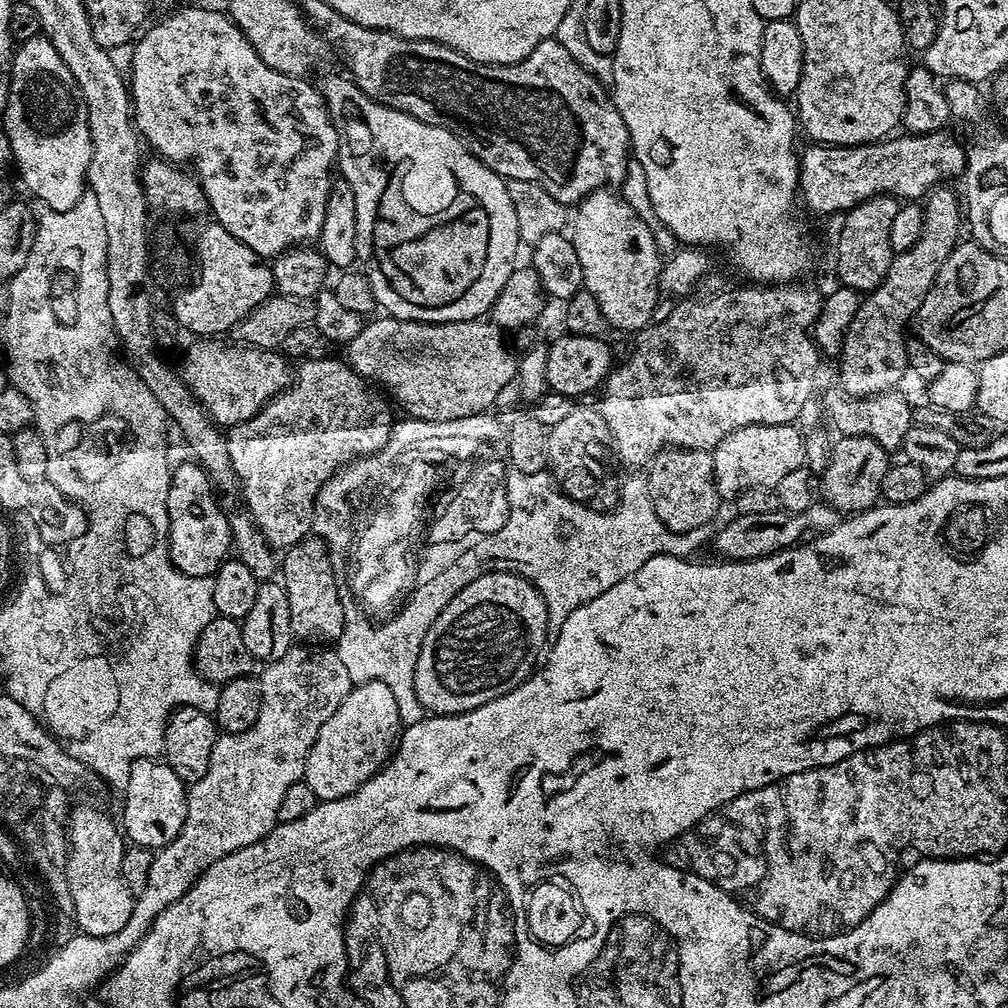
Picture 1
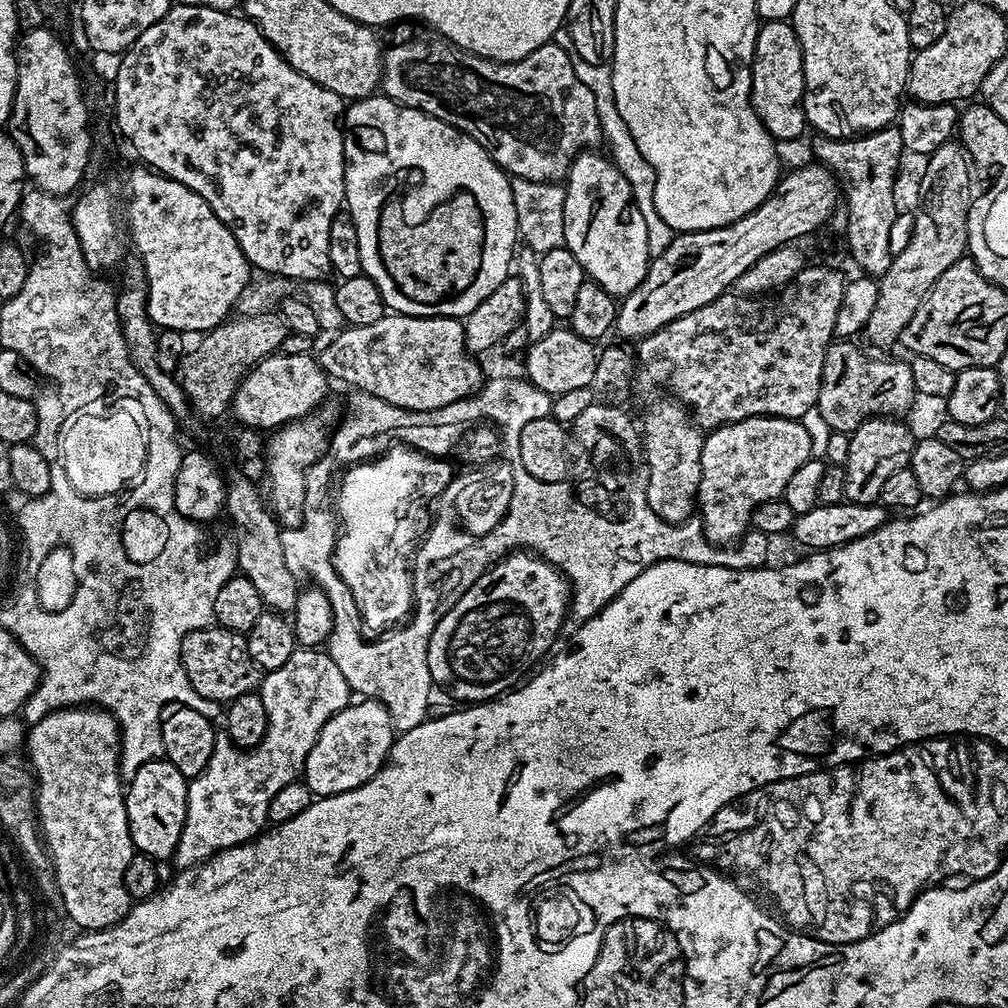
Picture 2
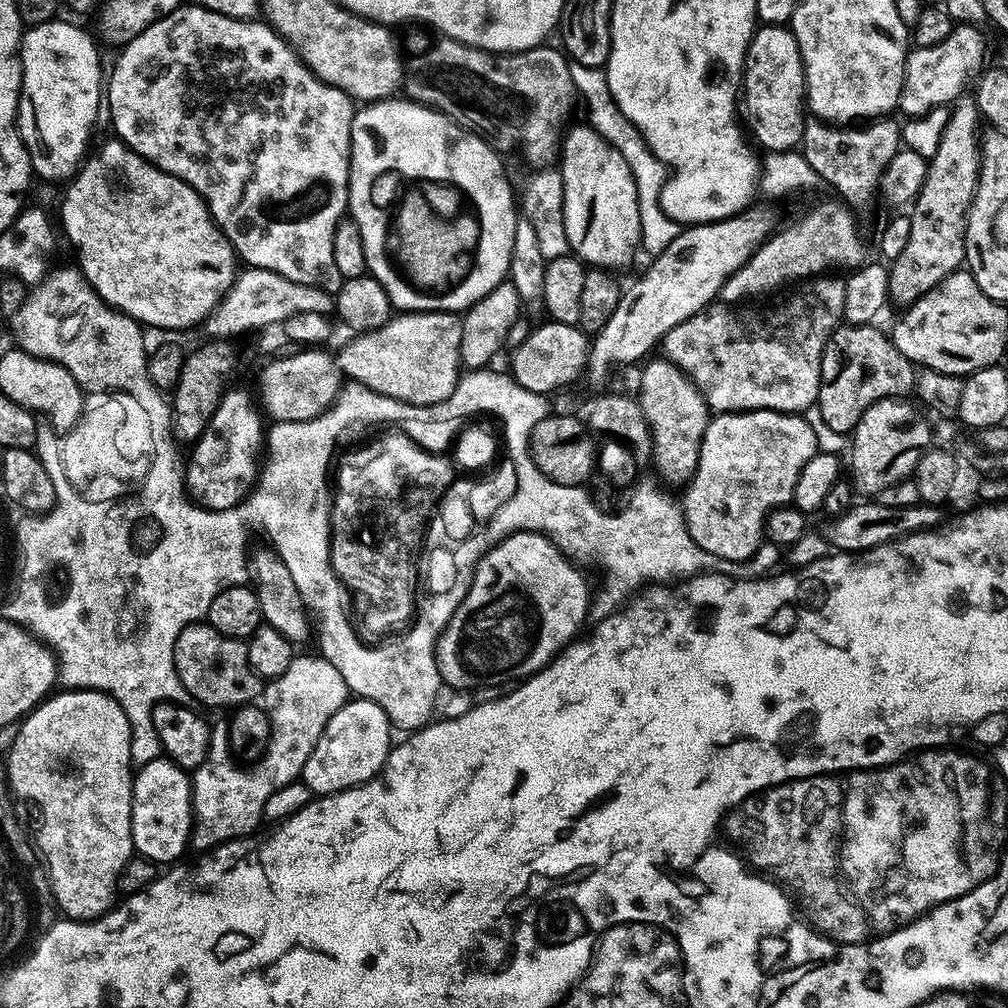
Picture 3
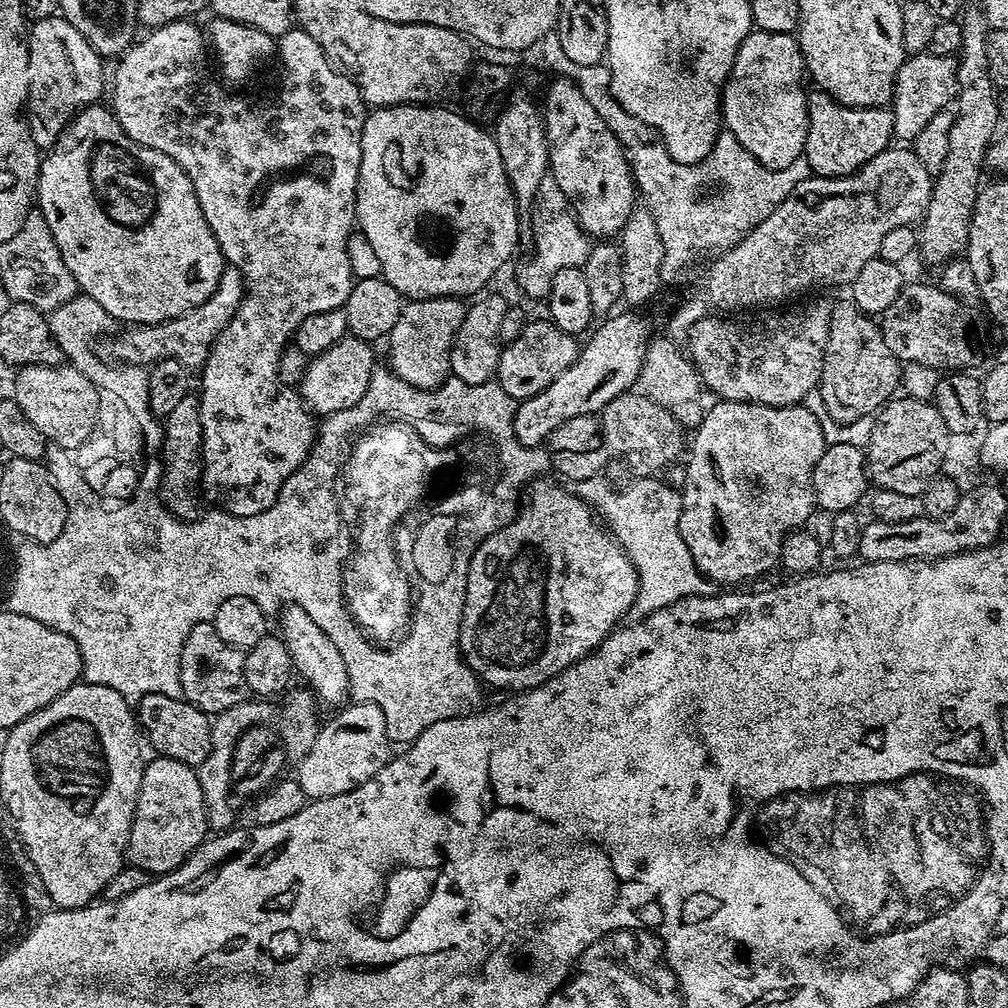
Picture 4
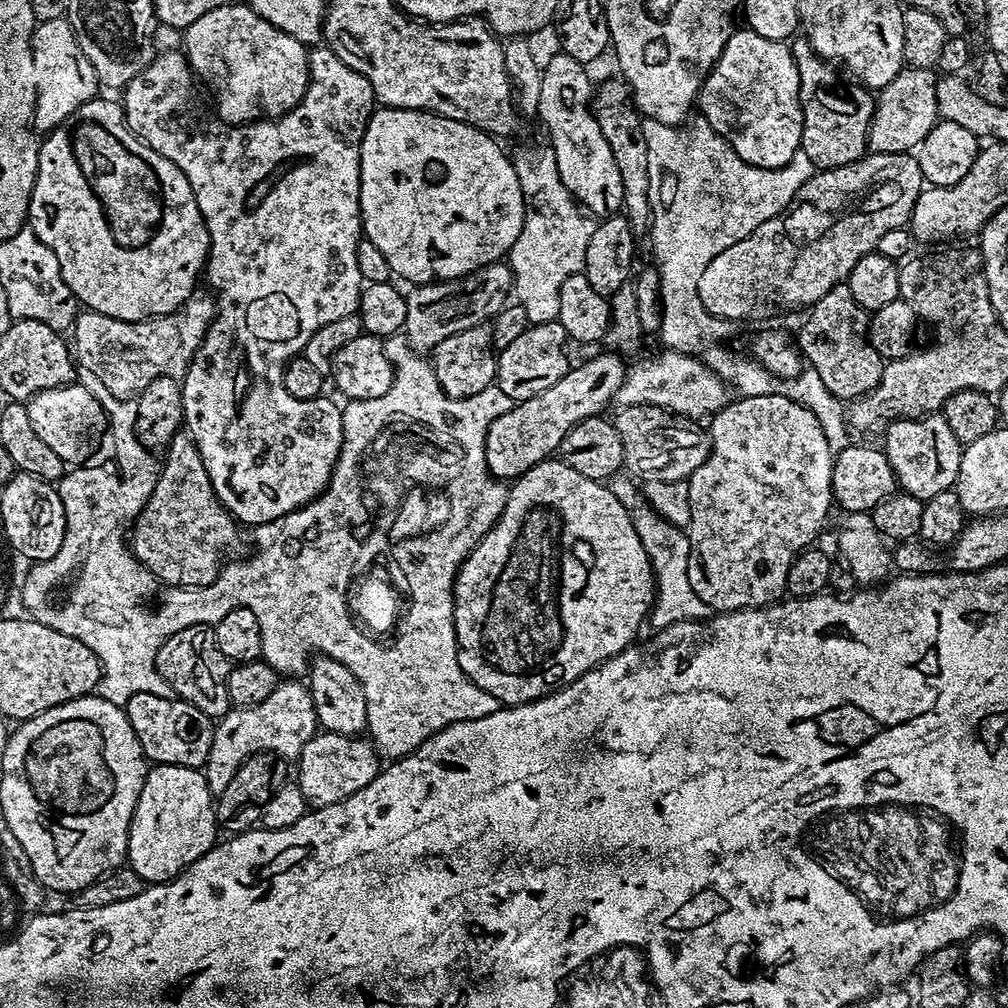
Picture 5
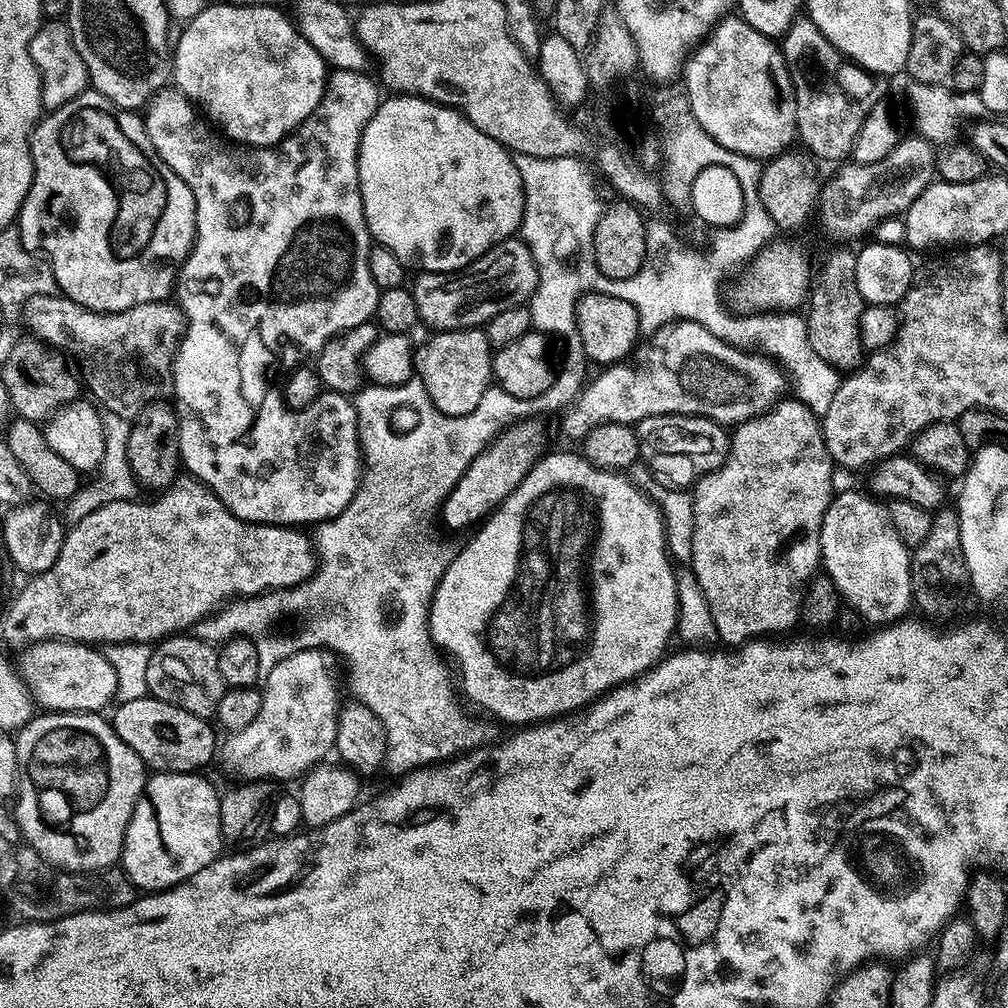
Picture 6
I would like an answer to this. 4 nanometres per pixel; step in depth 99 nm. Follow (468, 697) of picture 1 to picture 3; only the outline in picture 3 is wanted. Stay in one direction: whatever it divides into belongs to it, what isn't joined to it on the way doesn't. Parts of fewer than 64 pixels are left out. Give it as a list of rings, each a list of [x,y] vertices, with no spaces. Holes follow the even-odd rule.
[[[515,532],[512,536],[506,537],[505,540],[501,541],[499,544],[496,544],[491,549],[489,549],[488,552],[481,556],[480,560],[476,563],[476,573],[472,576],[472,581],[470,582],[470,590],[466,594],[466,598],[458,606],[458,610],[455,614],[452,615],[450,622],[444,627],[443,634],[436,642],[436,665],[440,671],[441,681],[443,681],[447,687],[449,684],[449,686],[452,688],[472,688],[475,686],[475,684],[492,684],[495,682],[495,680],[516,680],[512,682],[520,682],[525,678],[532,676],[535,672],[539,672],[540,669],[545,668],[545,666],[547,666],[555,656],[560,655],[560,653],[563,652],[564,649],[567,648],[573,640],[577,639],[577,637],[581,635],[580,627],[582,627],[583,624],[586,624],[586,621],[588,620],[588,610],[590,607],[590,595],[588,596],[588,580],[571,563],[573,563],[573,561],[569,559],[563,549],[559,548],[559,546],[556,545],[556,543],[554,543],[554,541],[552,541],[543,532]]]

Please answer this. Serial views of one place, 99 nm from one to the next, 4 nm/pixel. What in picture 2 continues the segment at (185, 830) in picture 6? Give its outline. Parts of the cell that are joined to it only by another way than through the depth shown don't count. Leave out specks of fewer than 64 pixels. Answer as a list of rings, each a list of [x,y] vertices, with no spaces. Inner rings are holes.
[[[169,760],[146,762],[134,774],[126,788],[124,805],[128,811],[128,825],[132,835],[132,847],[137,853],[150,856],[157,862],[175,857],[178,838],[188,813],[189,781]]]

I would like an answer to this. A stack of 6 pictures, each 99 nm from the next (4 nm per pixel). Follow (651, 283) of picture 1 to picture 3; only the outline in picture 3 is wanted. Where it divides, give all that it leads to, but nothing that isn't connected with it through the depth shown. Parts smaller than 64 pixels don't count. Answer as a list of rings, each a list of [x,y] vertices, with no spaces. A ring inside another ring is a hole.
[[[581,122],[577,128],[563,133],[558,153],[558,167],[562,174],[562,190],[564,191],[564,221],[566,222],[566,238],[568,247],[585,265],[597,268],[617,270],[628,264],[635,254],[640,242],[640,215],[638,214],[638,186],[634,186],[634,174],[630,174],[630,166],[626,166],[626,158],[602,138],[587,123]]]

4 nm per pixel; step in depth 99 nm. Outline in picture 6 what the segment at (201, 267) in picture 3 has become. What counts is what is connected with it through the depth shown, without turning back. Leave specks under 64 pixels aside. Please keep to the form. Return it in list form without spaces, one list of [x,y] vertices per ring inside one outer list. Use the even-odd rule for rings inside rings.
[[[85,90],[62,107],[51,109],[32,129],[31,142],[32,181],[24,205],[20,208],[18,227],[26,250],[43,253],[52,265],[57,289],[75,304],[92,308],[95,312],[121,312],[155,300],[167,301],[173,295],[180,267],[192,253],[192,246],[196,242],[196,203],[194,194],[190,194],[190,186],[186,186],[186,182],[182,182],[182,178],[178,178],[178,174],[174,174],[174,170],[170,170],[170,166],[166,166],[166,162],[162,162],[162,158],[154,150],[143,119],[135,111],[120,108],[110,102],[110,98],[106,98],[101,92]]]

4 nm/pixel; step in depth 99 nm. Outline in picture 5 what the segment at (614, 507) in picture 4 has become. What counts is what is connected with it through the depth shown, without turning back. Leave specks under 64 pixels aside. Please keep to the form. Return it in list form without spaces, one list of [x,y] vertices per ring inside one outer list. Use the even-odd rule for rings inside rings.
[[[617,474],[607,481],[607,486],[622,502],[622,506],[626,506],[631,512],[632,521],[638,530],[638,538],[642,538],[642,546],[652,563],[652,574],[656,582],[650,613],[650,624],[653,624],[653,629],[659,630],[683,620],[705,619],[705,609],[701,605],[698,594],[694,594],[694,586],[690,586],[688,559],[692,547],[688,541],[687,531],[666,522],[666,518],[659,516],[647,500],[642,498],[641,489],[631,475]]]

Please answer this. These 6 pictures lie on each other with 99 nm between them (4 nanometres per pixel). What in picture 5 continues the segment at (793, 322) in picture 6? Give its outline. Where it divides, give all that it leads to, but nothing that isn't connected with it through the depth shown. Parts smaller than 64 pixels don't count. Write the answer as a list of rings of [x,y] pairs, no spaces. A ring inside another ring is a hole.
[[[720,336],[720,341],[716,340],[718,348],[710,352],[704,351],[704,355],[700,360],[708,369],[717,374],[718,378],[722,378],[733,397],[782,396],[790,398],[791,401],[805,406],[818,419],[819,425],[826,436],[827,445],[830,446],[830,450],[834,454],[848,448],[853,443],[854,438],[850,436],[852,432],[847,422],[845,407],[836,396],[830,394],[826,386],[823,385],[822,378],[819,377],[817,371],[806,368],[793,378],[774,376],[755,358],[747,358],[748,360],[746,360],[738,354],[729,354],[726,350],[727,347],[722,346],[728,341],[725,336]]]

